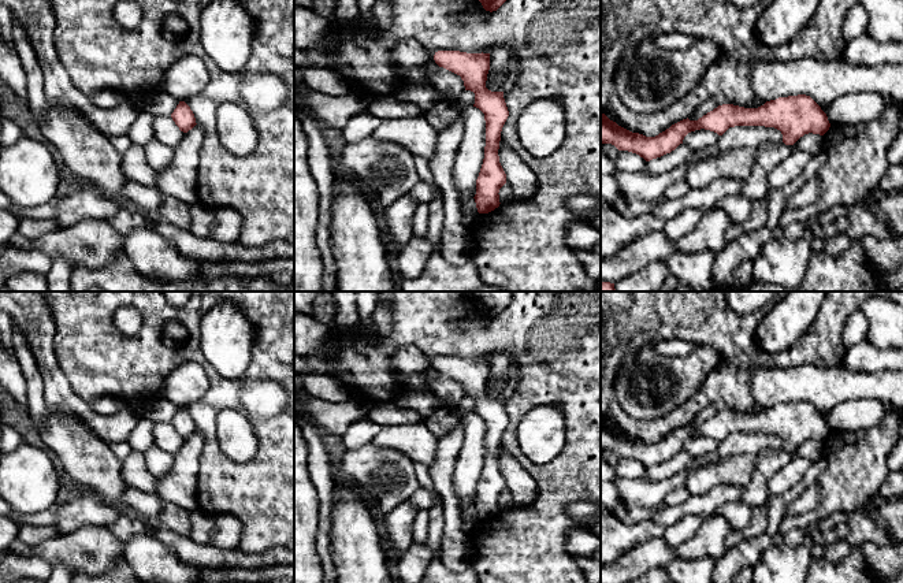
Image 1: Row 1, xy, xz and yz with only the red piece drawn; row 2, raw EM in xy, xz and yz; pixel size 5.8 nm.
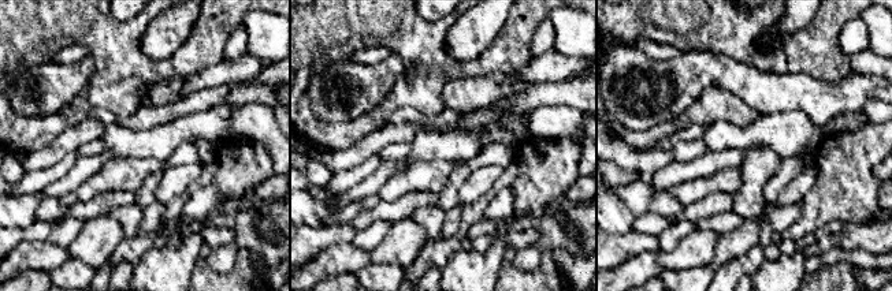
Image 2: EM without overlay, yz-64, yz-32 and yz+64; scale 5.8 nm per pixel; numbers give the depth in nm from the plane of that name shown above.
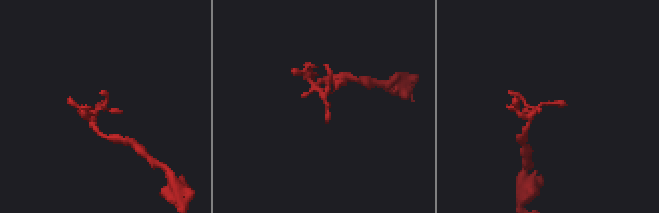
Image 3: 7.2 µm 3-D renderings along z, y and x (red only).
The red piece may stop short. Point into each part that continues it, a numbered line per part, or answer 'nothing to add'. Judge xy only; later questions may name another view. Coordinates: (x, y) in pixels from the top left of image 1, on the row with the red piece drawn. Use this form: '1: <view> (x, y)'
nothing to add

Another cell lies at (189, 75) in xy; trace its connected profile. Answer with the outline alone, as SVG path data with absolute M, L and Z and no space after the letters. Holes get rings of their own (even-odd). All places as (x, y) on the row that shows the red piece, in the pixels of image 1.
M186 55L168 68L161 89L183 101L204 90L209 78L205 63L197 56Z

